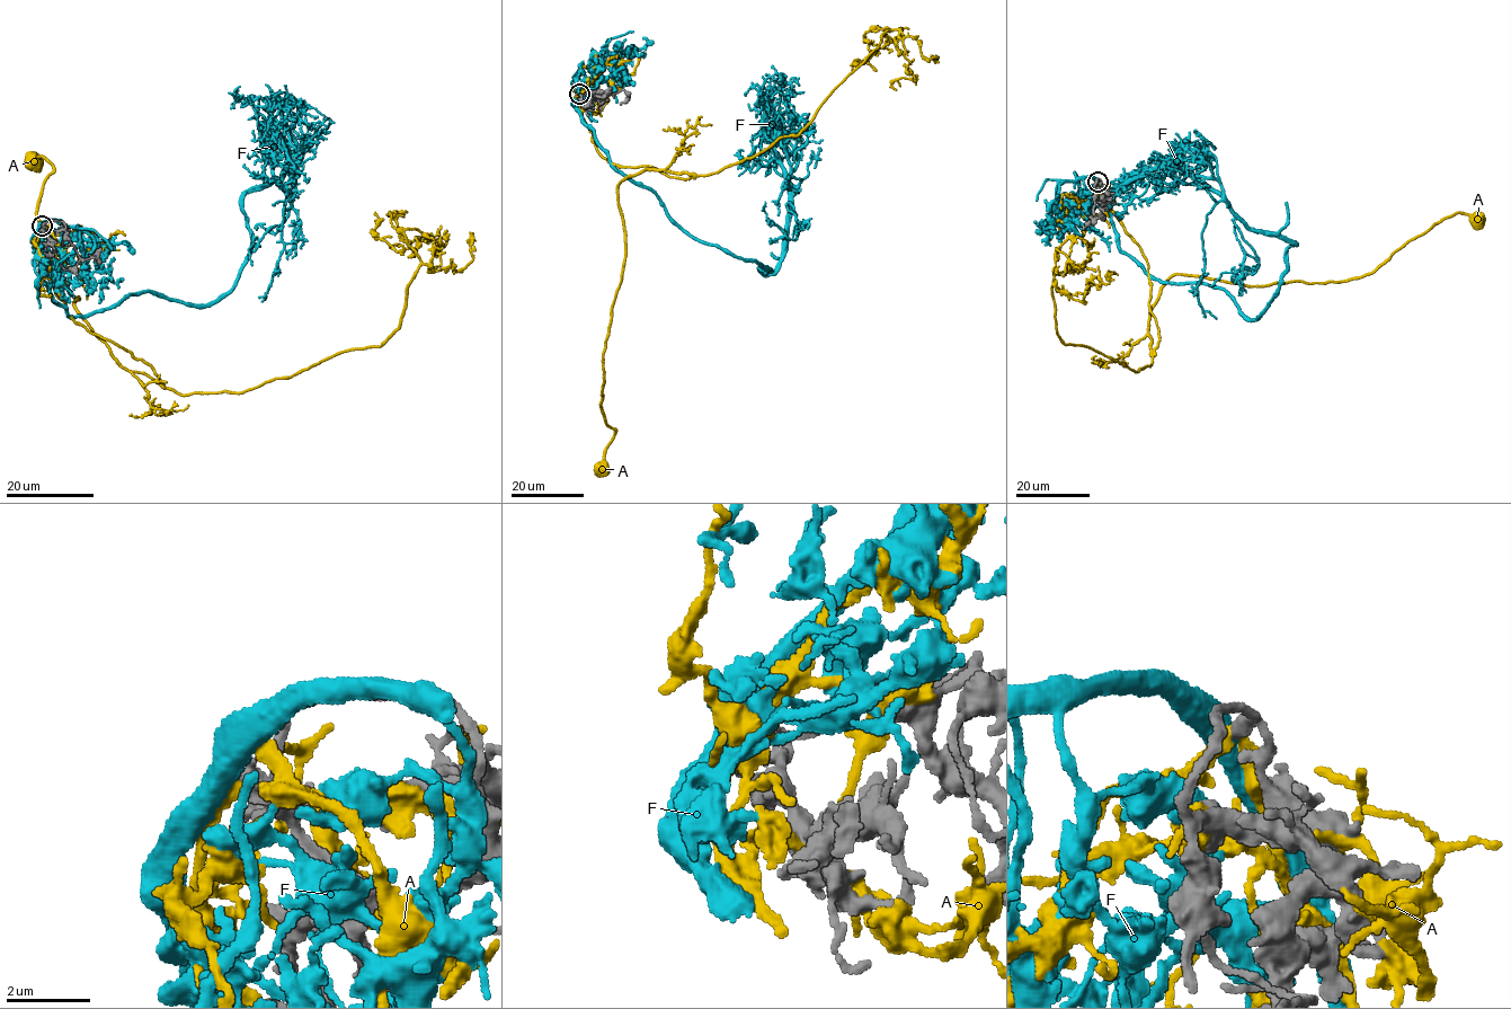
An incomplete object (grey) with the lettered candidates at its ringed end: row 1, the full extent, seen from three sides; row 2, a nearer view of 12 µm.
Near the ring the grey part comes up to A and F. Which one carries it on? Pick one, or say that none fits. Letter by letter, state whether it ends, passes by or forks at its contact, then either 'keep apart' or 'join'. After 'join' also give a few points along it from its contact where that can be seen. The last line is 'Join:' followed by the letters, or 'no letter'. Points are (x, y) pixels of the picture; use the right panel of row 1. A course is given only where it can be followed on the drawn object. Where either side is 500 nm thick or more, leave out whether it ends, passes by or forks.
A: it passes by; keep apart
F: it passes by; join; it runs (1098, 182), (1121, 250), (1153, 279), (1223, 289), (1245, 318), (1297, 245), (1169, 164), (1121, 218)
Join: F

